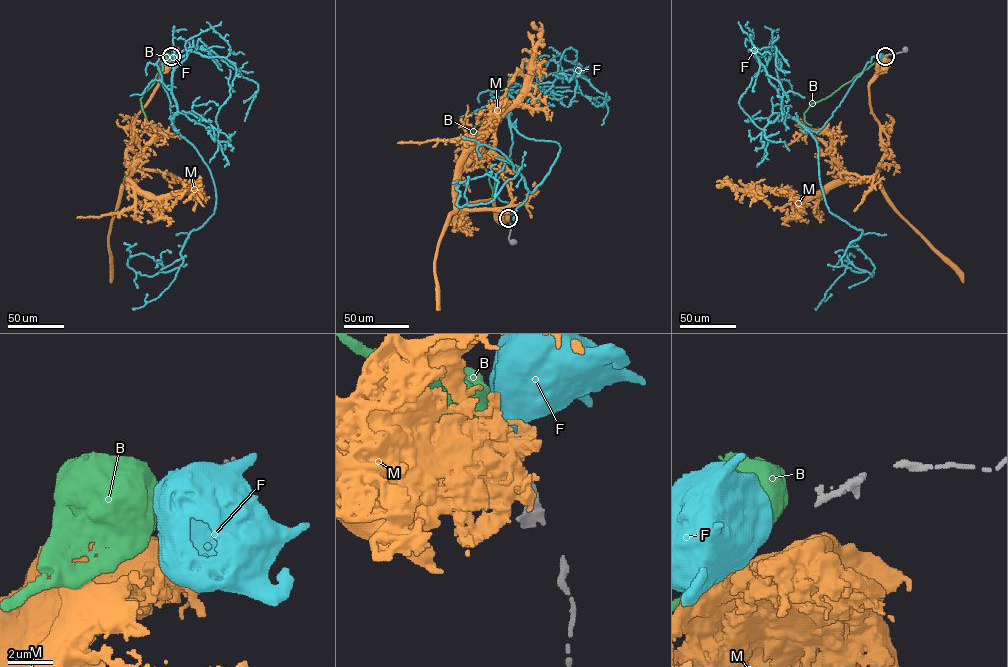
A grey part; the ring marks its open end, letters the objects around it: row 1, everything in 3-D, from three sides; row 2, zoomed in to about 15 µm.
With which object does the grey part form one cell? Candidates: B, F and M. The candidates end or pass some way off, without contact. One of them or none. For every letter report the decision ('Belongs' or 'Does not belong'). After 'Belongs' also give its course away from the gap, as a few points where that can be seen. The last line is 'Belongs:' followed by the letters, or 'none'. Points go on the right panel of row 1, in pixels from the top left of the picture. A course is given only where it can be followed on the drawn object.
B: Does not belong
F: Does not belong
M: Does not belong
Belongs: none

